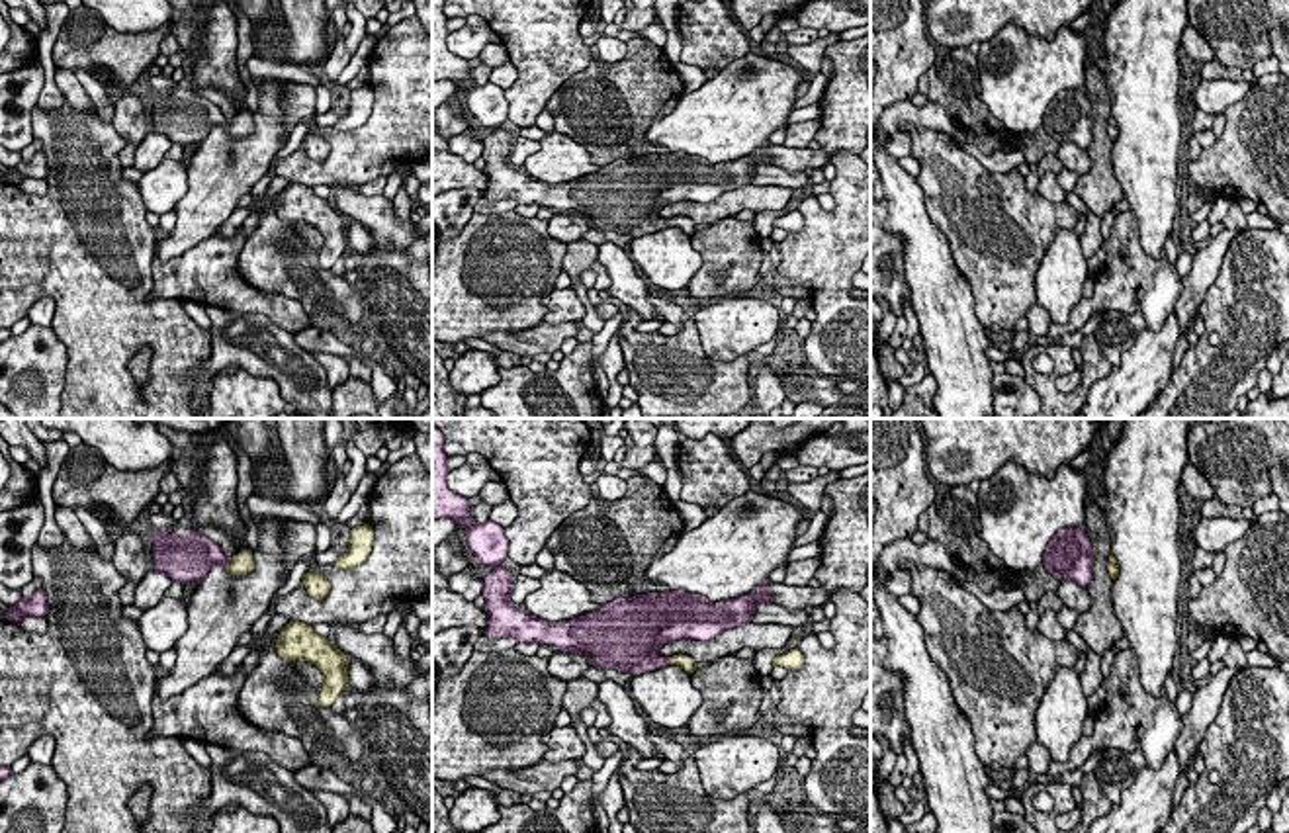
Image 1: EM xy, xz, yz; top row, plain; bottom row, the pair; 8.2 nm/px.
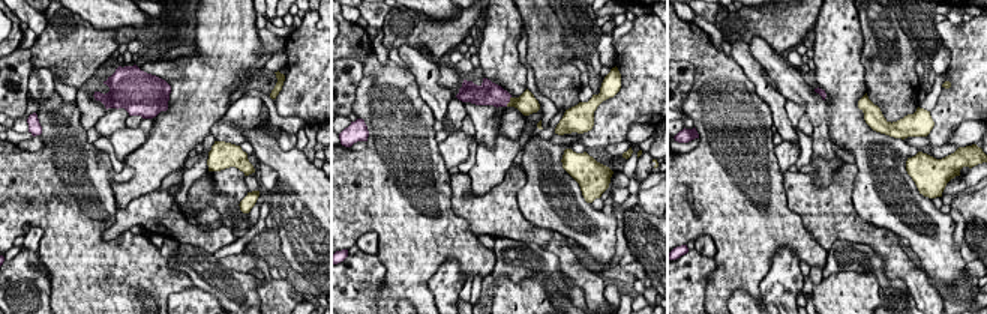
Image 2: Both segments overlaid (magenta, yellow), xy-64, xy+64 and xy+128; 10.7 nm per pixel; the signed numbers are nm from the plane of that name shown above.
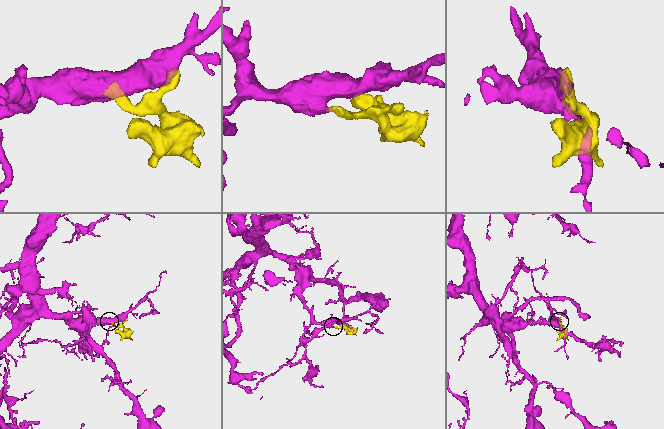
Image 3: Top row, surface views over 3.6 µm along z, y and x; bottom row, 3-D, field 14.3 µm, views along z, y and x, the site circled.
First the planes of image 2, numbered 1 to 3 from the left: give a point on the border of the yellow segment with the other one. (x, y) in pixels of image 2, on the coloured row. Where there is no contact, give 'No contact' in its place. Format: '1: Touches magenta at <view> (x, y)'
1: No contact
2: Touches magenta at xy+64 (509, 101)
3: No contact

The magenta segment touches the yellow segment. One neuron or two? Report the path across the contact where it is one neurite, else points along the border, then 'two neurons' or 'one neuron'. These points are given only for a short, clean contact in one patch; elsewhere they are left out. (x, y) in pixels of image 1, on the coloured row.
way xy (200, 554), (212, 554), (229, 562), (243, 562); one neuron

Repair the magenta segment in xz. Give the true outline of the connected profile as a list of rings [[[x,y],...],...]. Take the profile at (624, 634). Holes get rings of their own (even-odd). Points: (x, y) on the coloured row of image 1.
[[[432,424],[432,520],[452,518],[458,528],[466,528],[467,549],[495,569],[483,577],[481,591],[489,616],[487,637],[514,637],[524,643],[556,645],[559,651],[579,651],[589,655],[595,667],[634,677],[667,665],[679,665],[692,675],[696,671],[692,657],[661,657],[659,649],[675,639],[712,639],[749,624],[759,602],[773,604],[765,581],[749,594],[726,602],[712,602],[687,591],[645,592],[618,596],[565,622],[544,622],[509,600],[514,577],[503,567],[509,553],[505,528],[493,520],[471,518],[467,499],[448,489],[446,461],[444,434]]]

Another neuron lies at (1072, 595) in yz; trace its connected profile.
[[[1062,579],[1056,592],[1062,600],[1062,606],[1072,608],[1078,614],[1088,612],[1091,606],[1088,587],[1082,587],[1072,579]]]

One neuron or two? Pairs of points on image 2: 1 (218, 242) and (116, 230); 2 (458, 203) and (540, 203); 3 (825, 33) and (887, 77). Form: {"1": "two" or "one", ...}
{"1": "one", "2": "two", "3": "two"}

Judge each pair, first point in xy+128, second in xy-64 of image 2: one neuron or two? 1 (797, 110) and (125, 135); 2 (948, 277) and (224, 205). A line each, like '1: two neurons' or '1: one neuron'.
1: two neurons
2: one neuron

